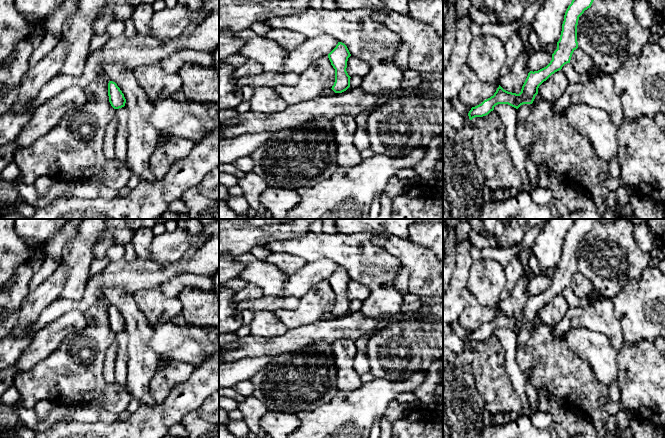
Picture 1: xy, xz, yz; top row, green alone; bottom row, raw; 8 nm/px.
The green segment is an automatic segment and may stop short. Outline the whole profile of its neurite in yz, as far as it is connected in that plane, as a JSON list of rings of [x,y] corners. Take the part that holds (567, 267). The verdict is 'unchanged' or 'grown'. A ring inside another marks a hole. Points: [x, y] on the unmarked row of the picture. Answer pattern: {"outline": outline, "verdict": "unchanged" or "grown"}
{"outline": [[[575,219],[565,236],[560,263],[557,266],[557,273],[552,278],[552,284],[546,291],[528,297],[519,318],[508,316],[499,309],[493,320],[471,332],[468,337],[469,343],[488,339],[498,328],[508,328],[516,333],[523,328],[532,328],[538,318],[539,310],[552,298],[561,294],[565,288],[570,287],[573,276],[578,272],[579,241],[591,231],[596,220]]], "verdict": "unchanged"}

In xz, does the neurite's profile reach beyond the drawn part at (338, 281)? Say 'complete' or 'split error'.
complete

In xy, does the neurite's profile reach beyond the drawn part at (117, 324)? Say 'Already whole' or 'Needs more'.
Already whole

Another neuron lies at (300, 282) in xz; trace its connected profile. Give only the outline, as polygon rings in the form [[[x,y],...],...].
[[[320,259],[307,263],[288,277],[283,290],[284,297],[300,299],[313,285],[322,280],[328,280],[338,266],[335,261],[330,259]]]

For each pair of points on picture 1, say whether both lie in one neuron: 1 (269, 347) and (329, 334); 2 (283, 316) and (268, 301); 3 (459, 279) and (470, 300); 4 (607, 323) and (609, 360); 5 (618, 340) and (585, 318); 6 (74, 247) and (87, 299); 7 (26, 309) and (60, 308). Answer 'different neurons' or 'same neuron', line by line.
1: same neuron
2: different neurons
3: different neurons
4: different neurons
5: same neuron
6: different neurons
7: different neurons

